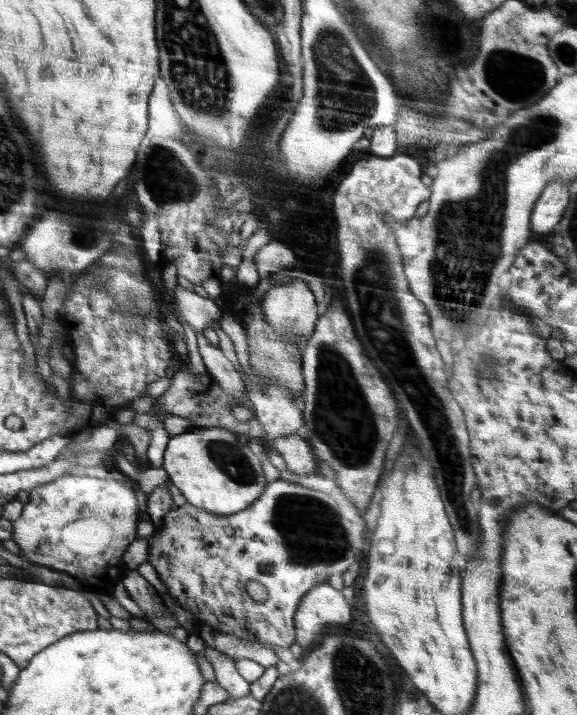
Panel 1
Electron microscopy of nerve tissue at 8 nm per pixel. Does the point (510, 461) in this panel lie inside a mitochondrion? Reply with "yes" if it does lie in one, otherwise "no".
no

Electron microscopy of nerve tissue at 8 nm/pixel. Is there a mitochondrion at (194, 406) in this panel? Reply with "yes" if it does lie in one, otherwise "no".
no

